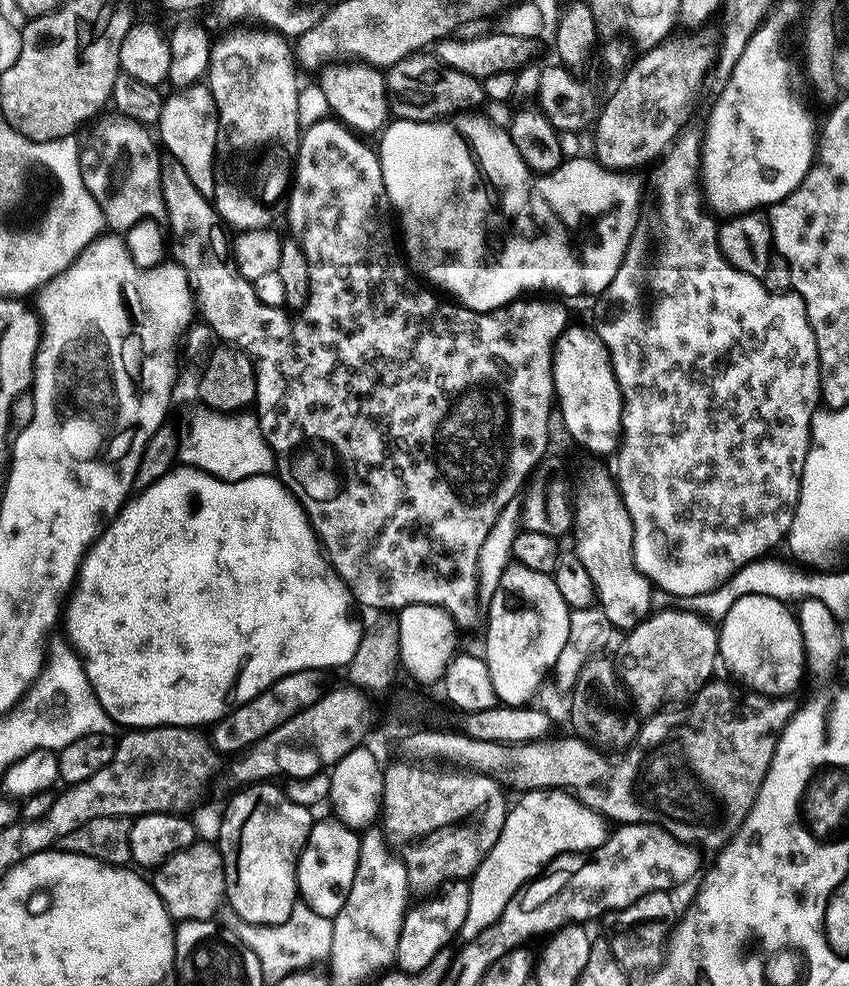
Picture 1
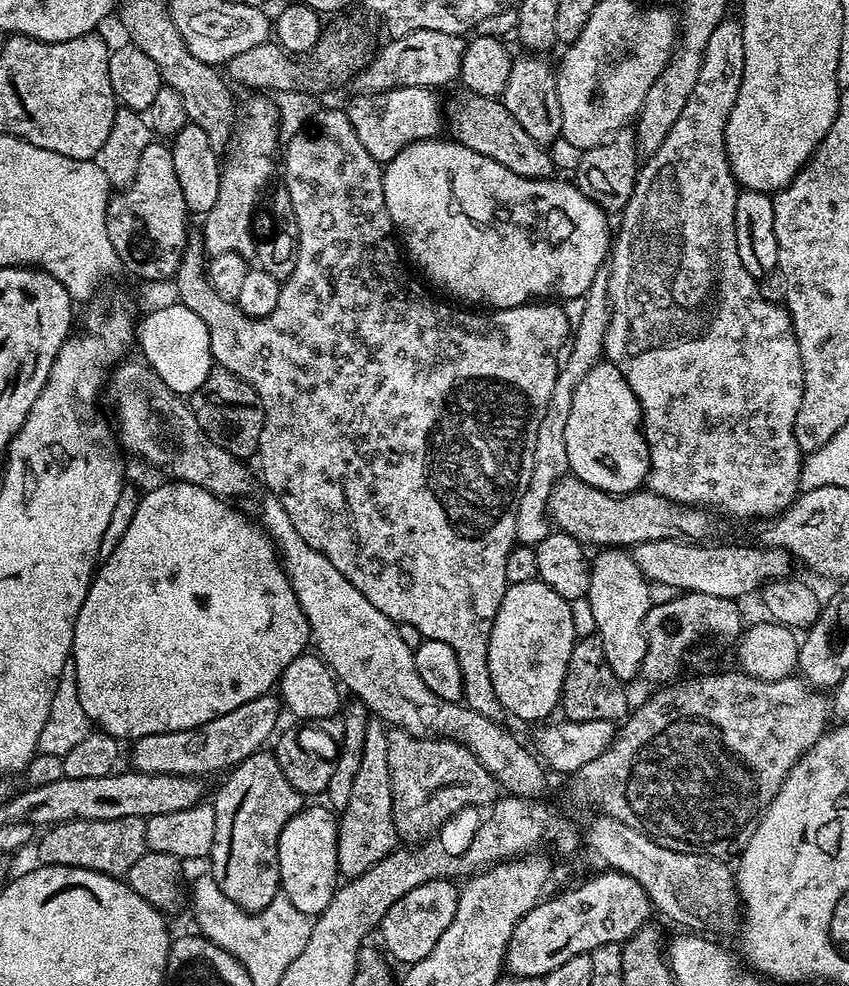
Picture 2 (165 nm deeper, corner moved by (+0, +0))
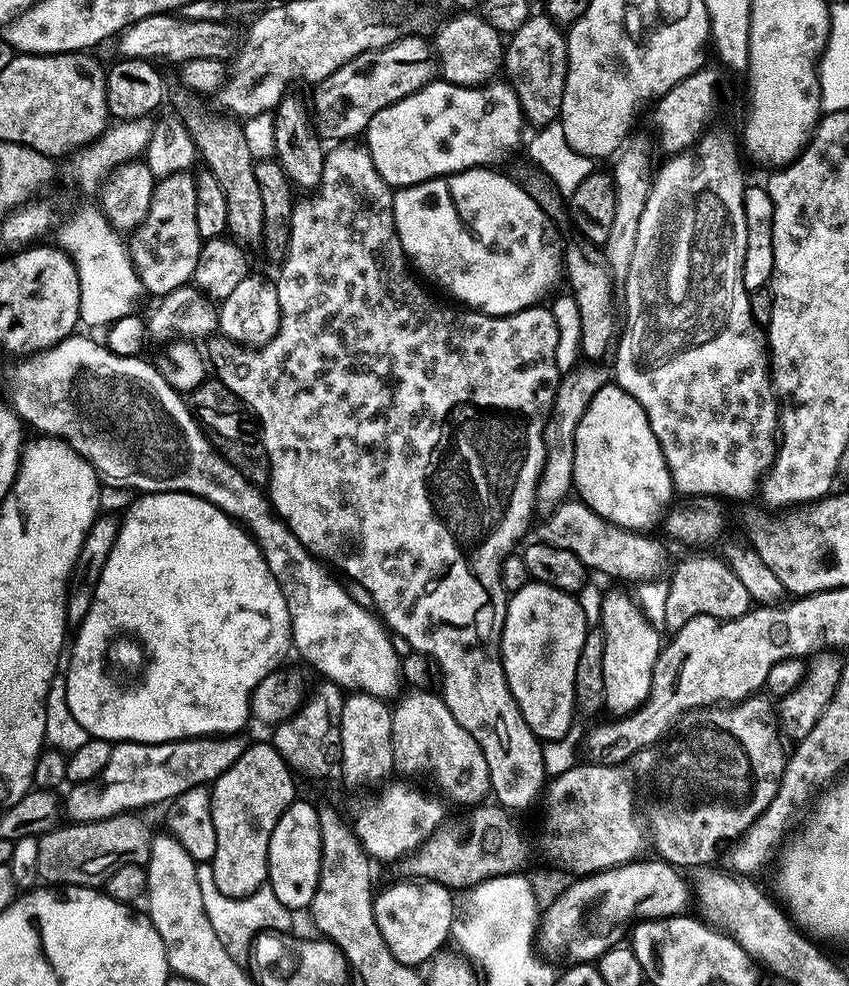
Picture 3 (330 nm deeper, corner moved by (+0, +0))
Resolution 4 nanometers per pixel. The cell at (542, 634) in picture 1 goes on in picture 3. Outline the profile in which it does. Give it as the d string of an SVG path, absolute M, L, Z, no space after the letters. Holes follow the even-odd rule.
M529 582L522 590L511 593L500 639L500 654L504 658L504 673L526 726L537 740L560 740L572 728L572 719L578 716L575 700L575 671L579 654L586 642L590 625L584 617L582 606L571 592L563 592L549 584Z

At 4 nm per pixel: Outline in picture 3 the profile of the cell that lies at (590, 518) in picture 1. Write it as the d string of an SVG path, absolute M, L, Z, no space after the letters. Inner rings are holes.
M608 592L601 602L598 627L604 632L605 654L602 657L602 678L605 680L604 705L613 717L635 712L650 694L654 666L660 657L662 639L657 625L645 619L636 602L628 595Z

